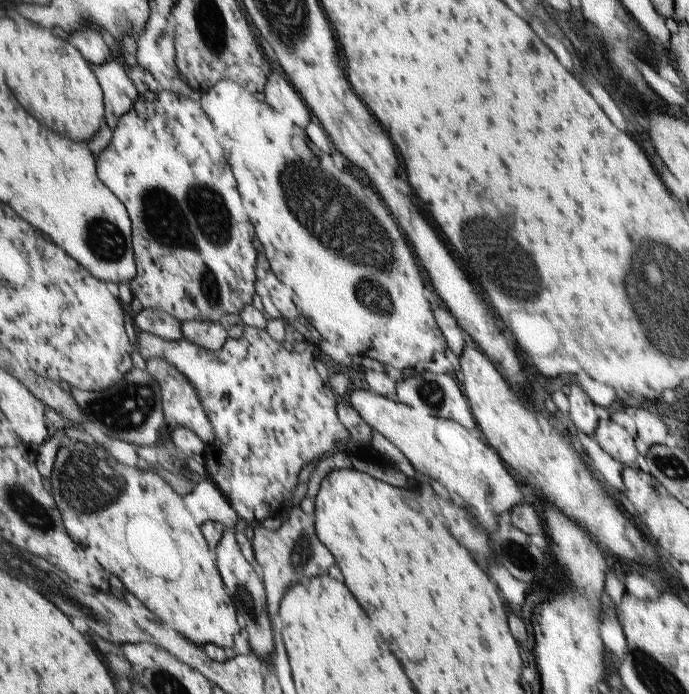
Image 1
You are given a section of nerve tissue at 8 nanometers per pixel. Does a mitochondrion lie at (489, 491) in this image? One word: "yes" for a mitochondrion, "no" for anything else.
yes

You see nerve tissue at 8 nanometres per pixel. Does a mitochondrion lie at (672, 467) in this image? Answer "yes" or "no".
yes

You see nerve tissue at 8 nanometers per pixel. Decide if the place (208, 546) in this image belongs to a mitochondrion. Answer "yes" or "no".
no

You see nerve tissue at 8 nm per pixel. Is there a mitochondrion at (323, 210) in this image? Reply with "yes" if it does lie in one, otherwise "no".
yes

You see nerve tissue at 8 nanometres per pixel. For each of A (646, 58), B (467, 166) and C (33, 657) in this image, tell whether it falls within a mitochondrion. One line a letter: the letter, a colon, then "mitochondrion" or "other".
A: other
B: other
C: other

